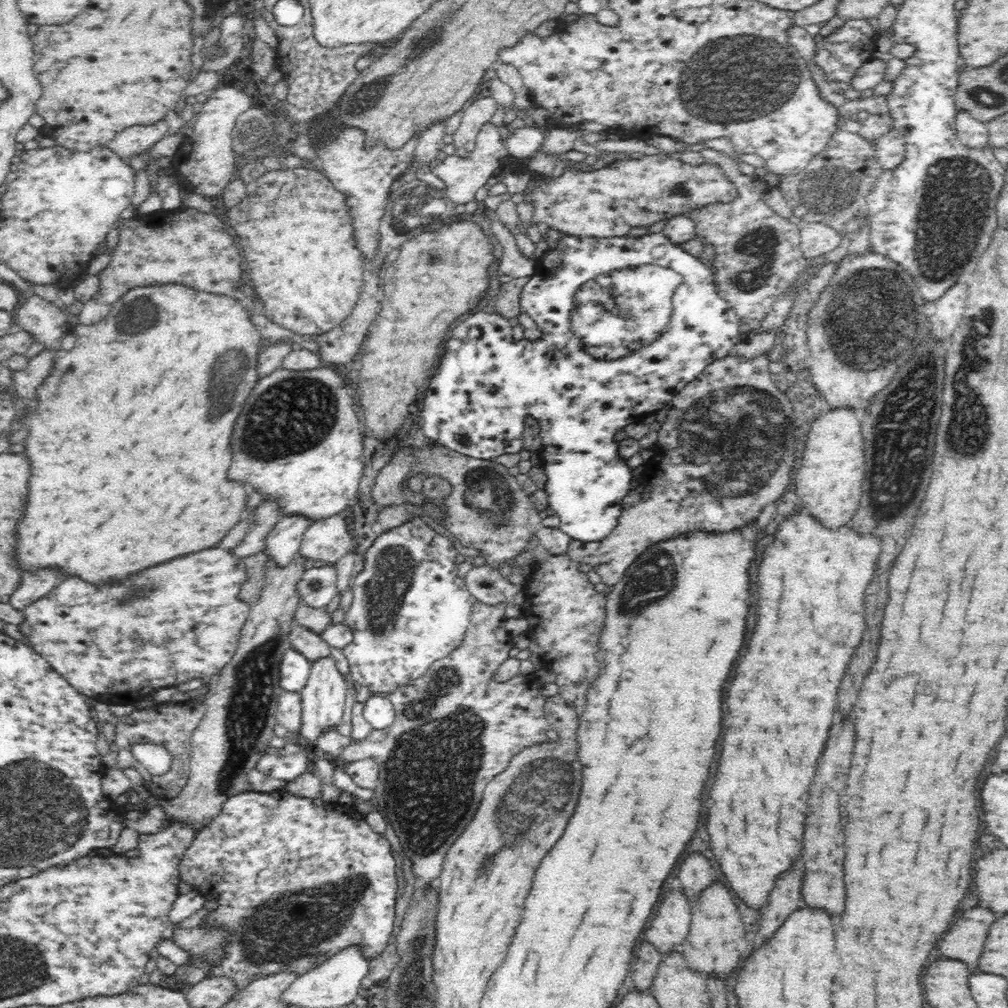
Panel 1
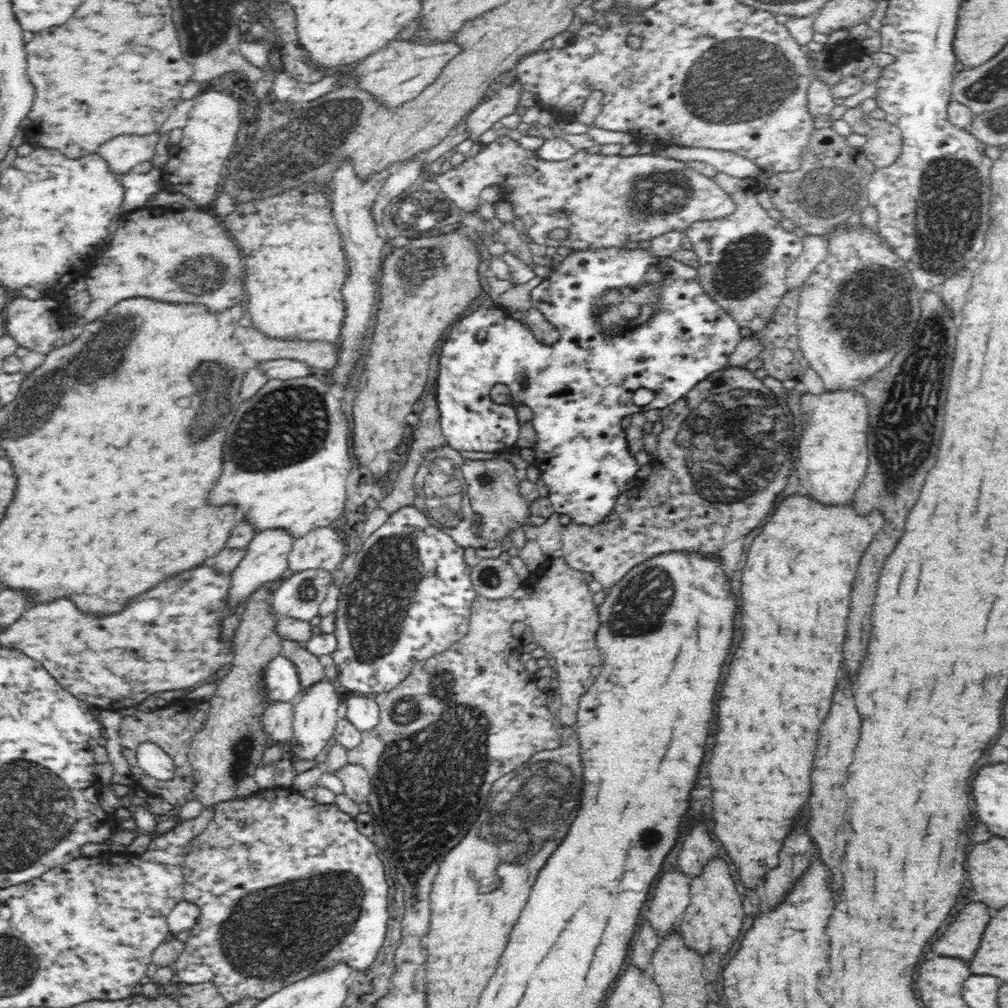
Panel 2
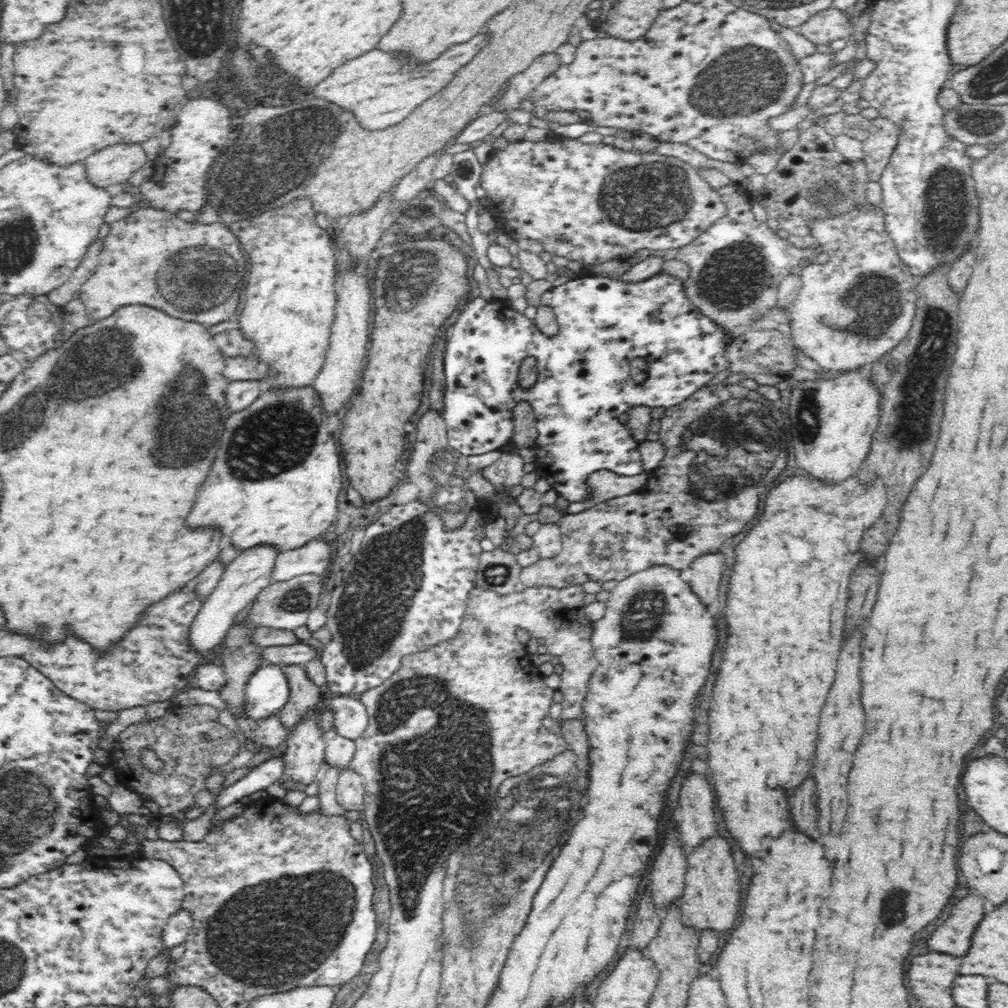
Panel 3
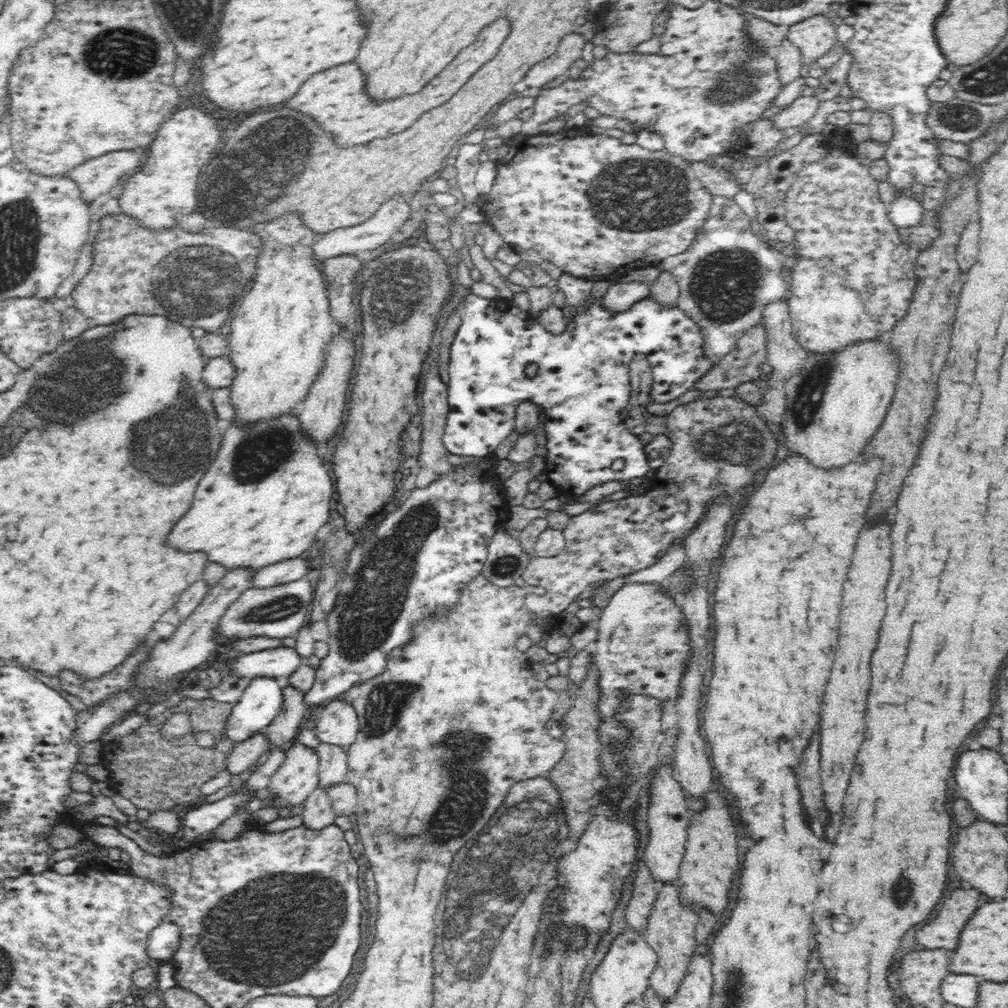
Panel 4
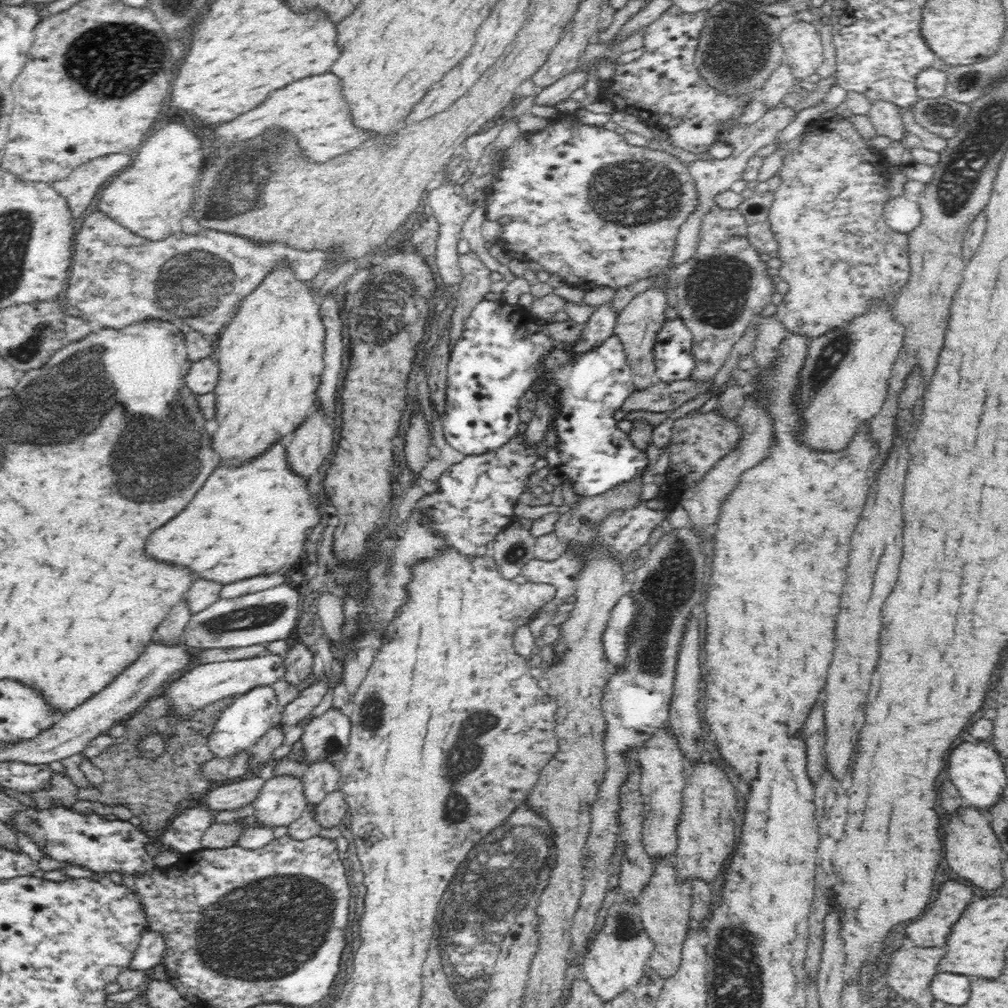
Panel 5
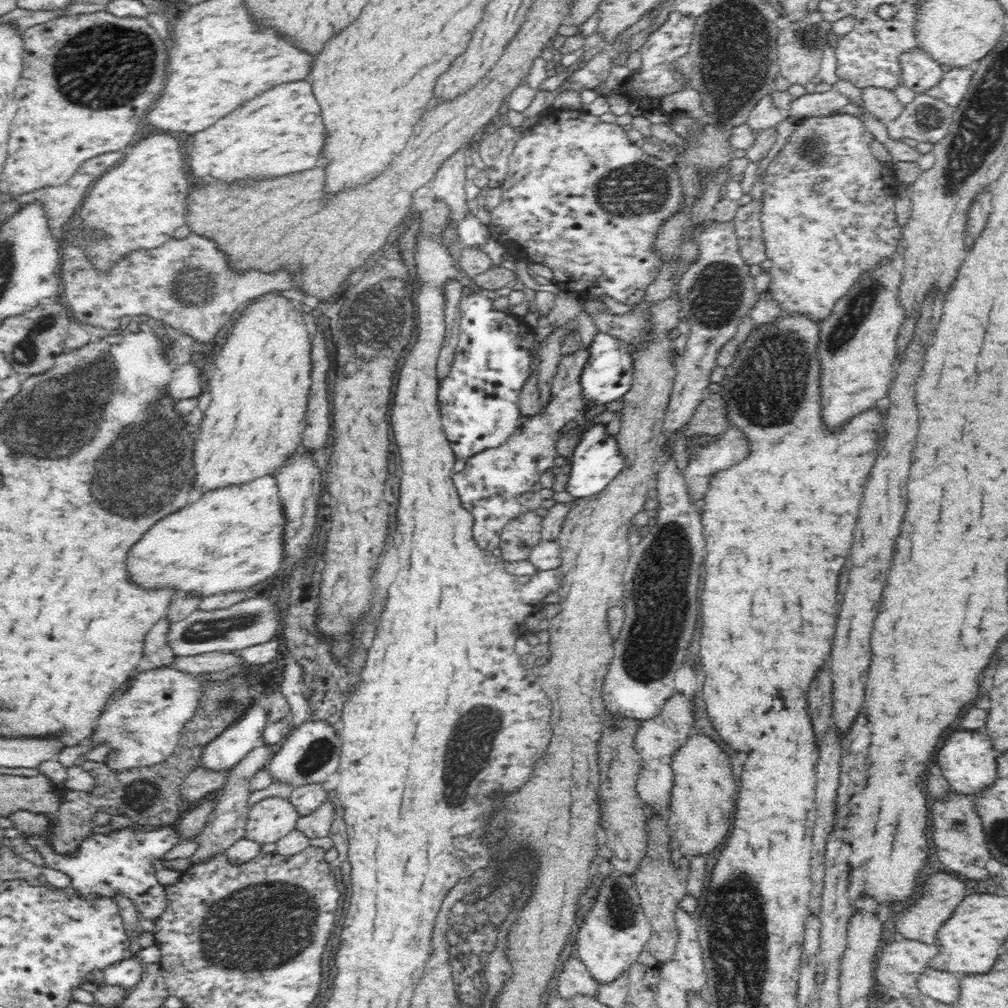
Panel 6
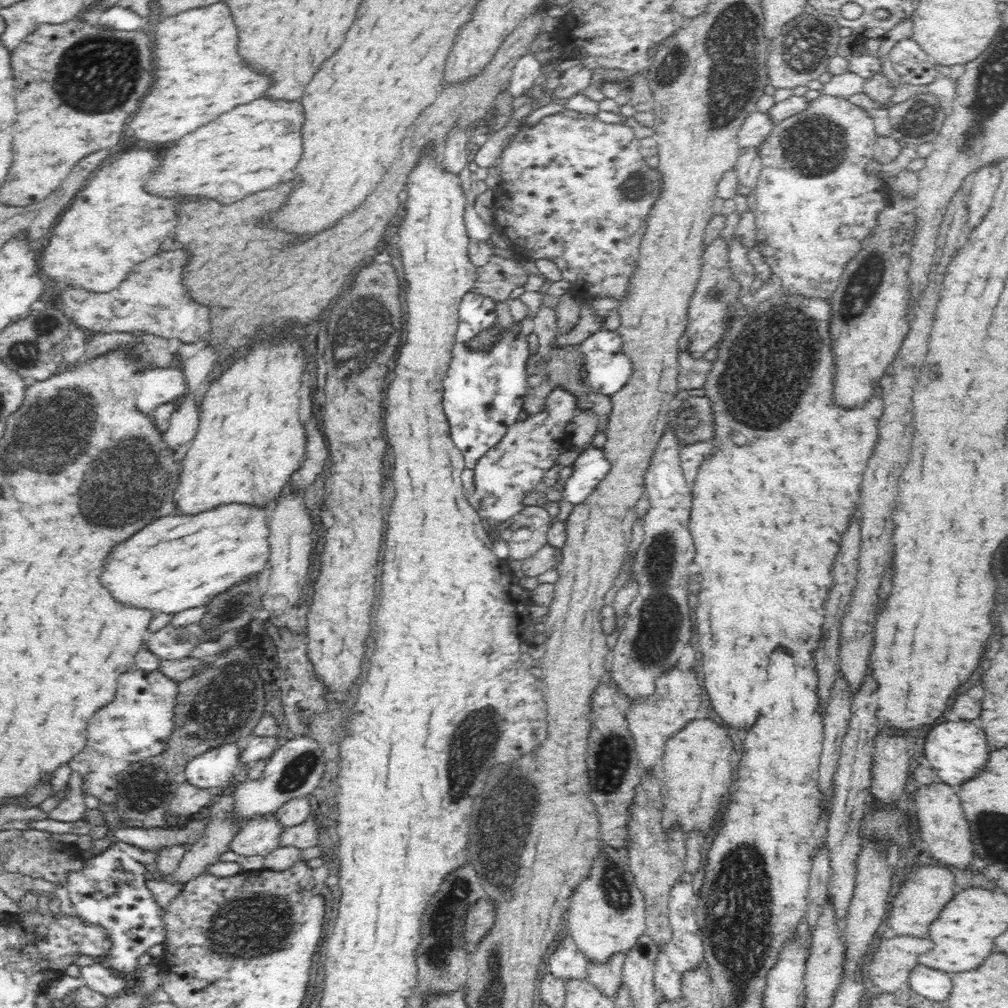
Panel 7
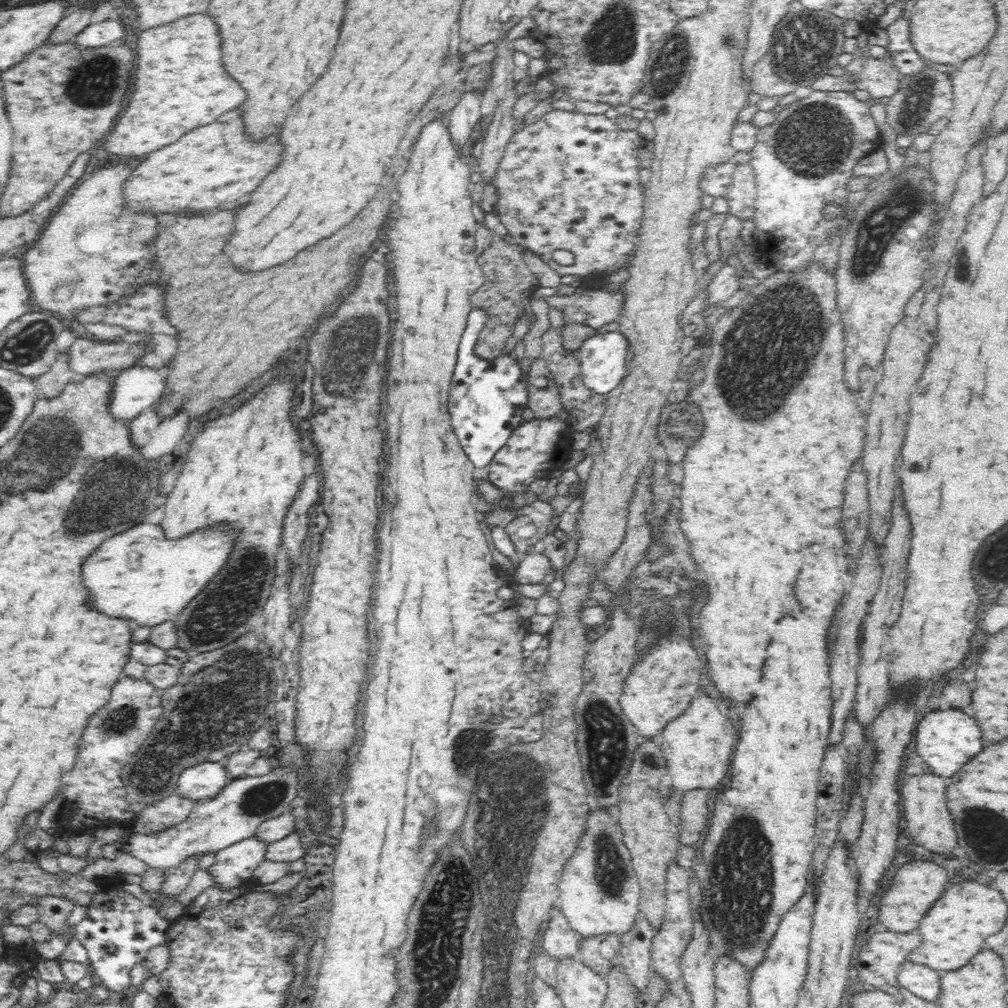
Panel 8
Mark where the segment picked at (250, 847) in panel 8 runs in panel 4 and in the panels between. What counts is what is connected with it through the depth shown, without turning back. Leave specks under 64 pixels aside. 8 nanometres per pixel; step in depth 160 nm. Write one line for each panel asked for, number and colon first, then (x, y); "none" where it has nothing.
4: (297, 777)
5: (281, 801)
6: (272, 818)
7: (258, 837)

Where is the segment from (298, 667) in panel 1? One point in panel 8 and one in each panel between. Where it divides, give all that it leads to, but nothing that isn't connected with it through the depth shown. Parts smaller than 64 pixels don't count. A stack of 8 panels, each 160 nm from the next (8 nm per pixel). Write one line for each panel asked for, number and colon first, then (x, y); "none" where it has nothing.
2: (280, 677)
3: (267, 691)
4: (262, 699)
5: (241, 725)
6: (227, 749)
7: (214, 770)
8: (202, 782)

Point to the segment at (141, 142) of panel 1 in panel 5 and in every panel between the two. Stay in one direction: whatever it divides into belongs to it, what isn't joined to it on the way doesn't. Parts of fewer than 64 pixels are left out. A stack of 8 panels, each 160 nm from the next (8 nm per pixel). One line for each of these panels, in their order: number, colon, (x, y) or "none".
2: (122, 153)
3: (115, 164)
4: (95, 177)
5: (82, 186)

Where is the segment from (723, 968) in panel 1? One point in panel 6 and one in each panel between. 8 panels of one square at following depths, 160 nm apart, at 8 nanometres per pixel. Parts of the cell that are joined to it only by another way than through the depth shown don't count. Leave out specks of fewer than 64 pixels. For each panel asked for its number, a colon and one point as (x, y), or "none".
2: (713, 920)
3: (711, 900)
4: (705, 877)
5: (705, 833)
6: (701, 804)

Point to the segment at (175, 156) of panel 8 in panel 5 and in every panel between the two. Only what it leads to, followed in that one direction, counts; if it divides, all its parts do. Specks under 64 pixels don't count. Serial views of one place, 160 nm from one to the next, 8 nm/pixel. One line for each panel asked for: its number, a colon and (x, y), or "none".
5: (312, 110)
6: (279, 132)
7: (253, 147)

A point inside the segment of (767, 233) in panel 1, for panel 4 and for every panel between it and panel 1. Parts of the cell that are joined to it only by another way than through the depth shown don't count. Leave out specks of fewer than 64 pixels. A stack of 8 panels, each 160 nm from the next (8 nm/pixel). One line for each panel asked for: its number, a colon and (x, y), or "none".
2: (743, 257)
3: (735, 265)
4: (727, 275)

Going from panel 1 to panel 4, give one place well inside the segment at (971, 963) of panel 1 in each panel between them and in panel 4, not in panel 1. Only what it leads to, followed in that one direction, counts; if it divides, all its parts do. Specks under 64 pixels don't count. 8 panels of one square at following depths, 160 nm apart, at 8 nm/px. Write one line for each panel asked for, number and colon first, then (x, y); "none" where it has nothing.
2: (962, 940)
3: (953, 937)
4: (942, 931)

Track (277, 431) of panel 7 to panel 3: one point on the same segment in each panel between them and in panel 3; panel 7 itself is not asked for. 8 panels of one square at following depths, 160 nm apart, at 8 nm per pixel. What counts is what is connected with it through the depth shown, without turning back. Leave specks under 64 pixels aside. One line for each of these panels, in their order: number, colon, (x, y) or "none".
3: (289, 309)
4: (279, 335)
5: (270, 355)
6: (254, 422)

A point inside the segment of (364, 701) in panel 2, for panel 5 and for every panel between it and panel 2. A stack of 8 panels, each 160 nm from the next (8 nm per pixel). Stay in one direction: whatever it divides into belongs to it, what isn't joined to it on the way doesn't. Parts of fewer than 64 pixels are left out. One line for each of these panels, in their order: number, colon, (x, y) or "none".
3: (350, 717)
4: (338, 724)
5: (326, 737)

